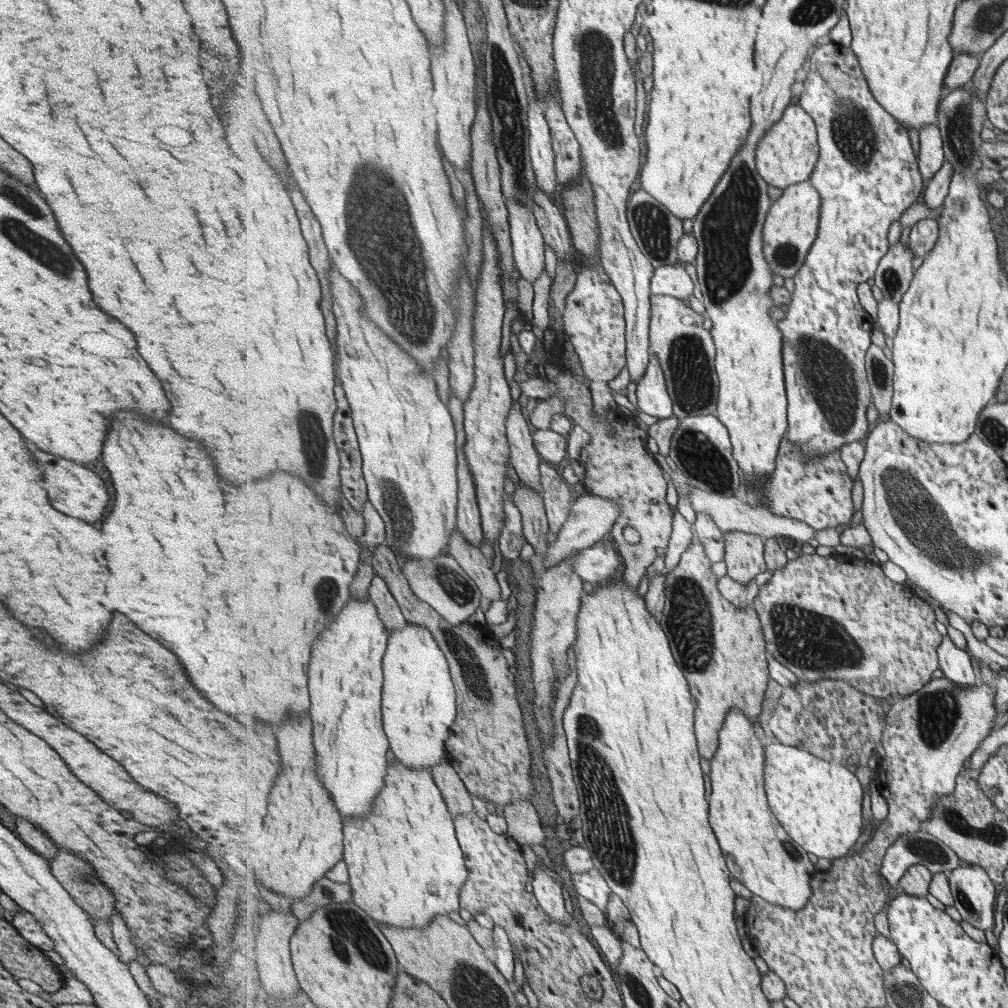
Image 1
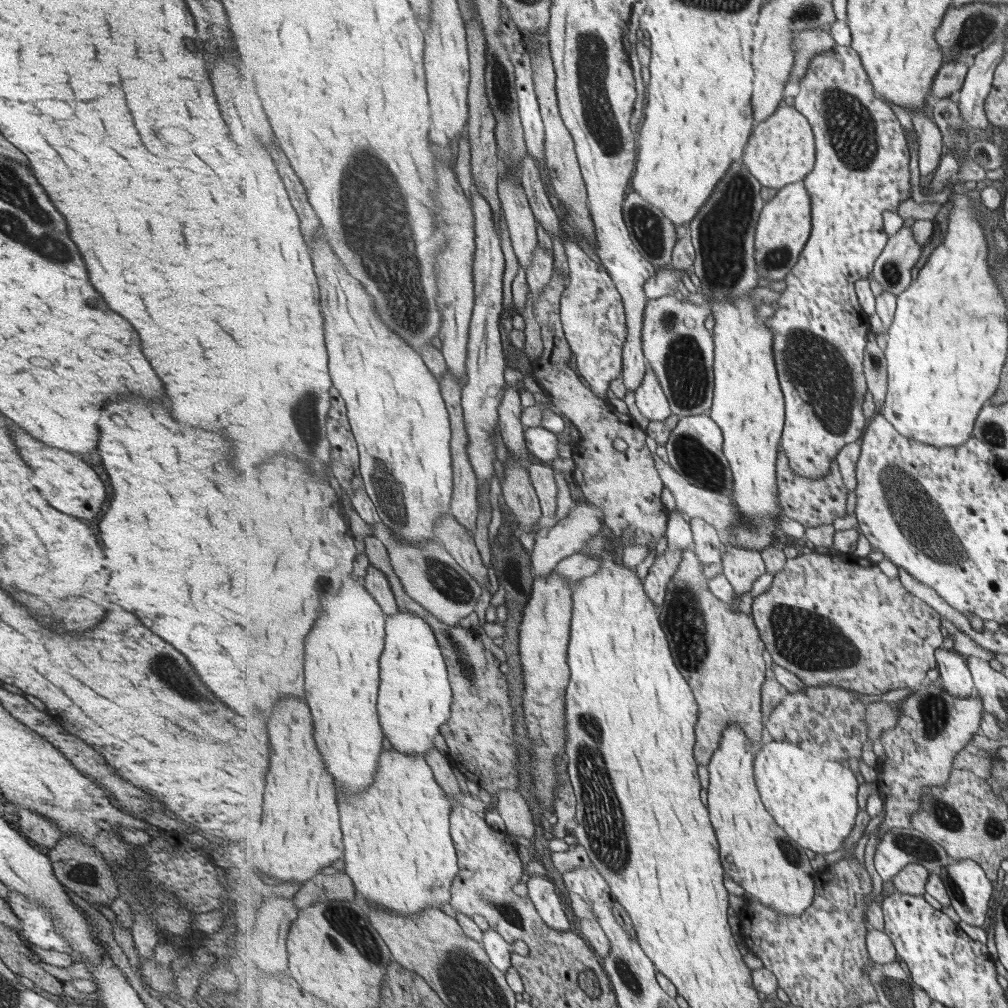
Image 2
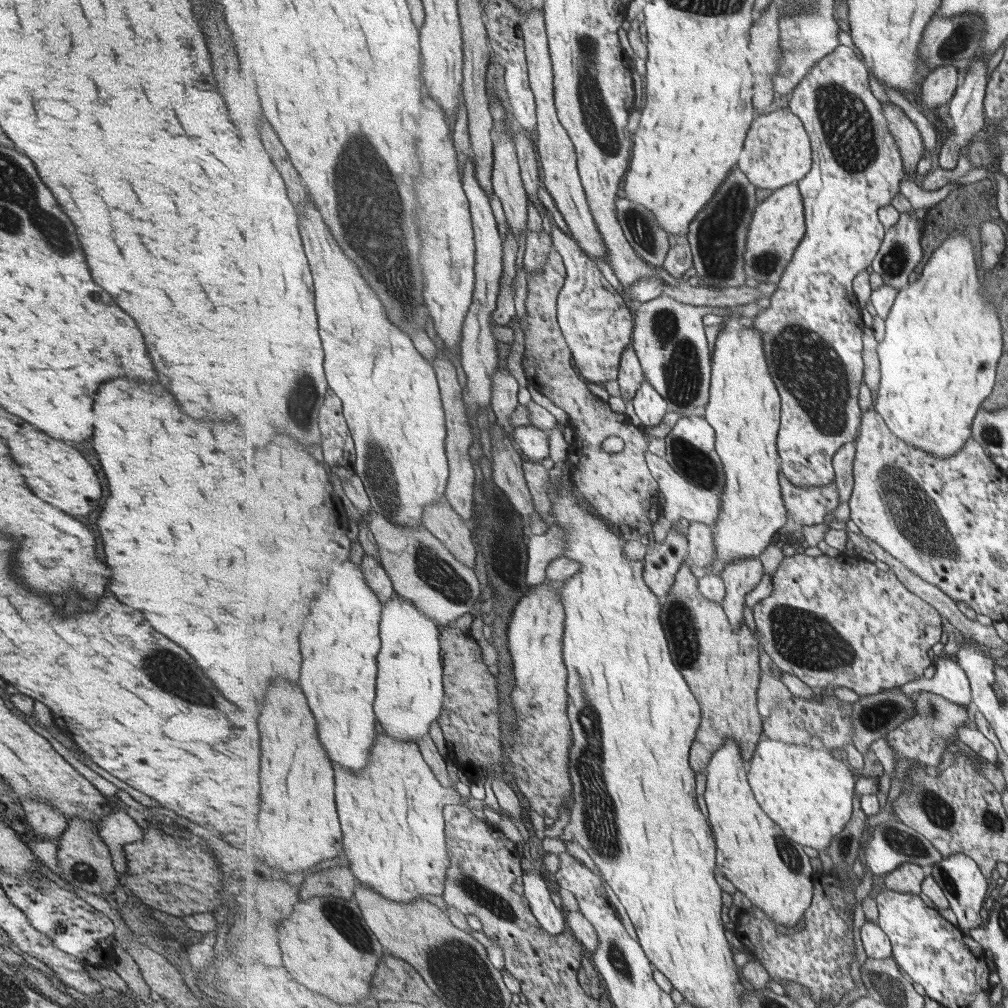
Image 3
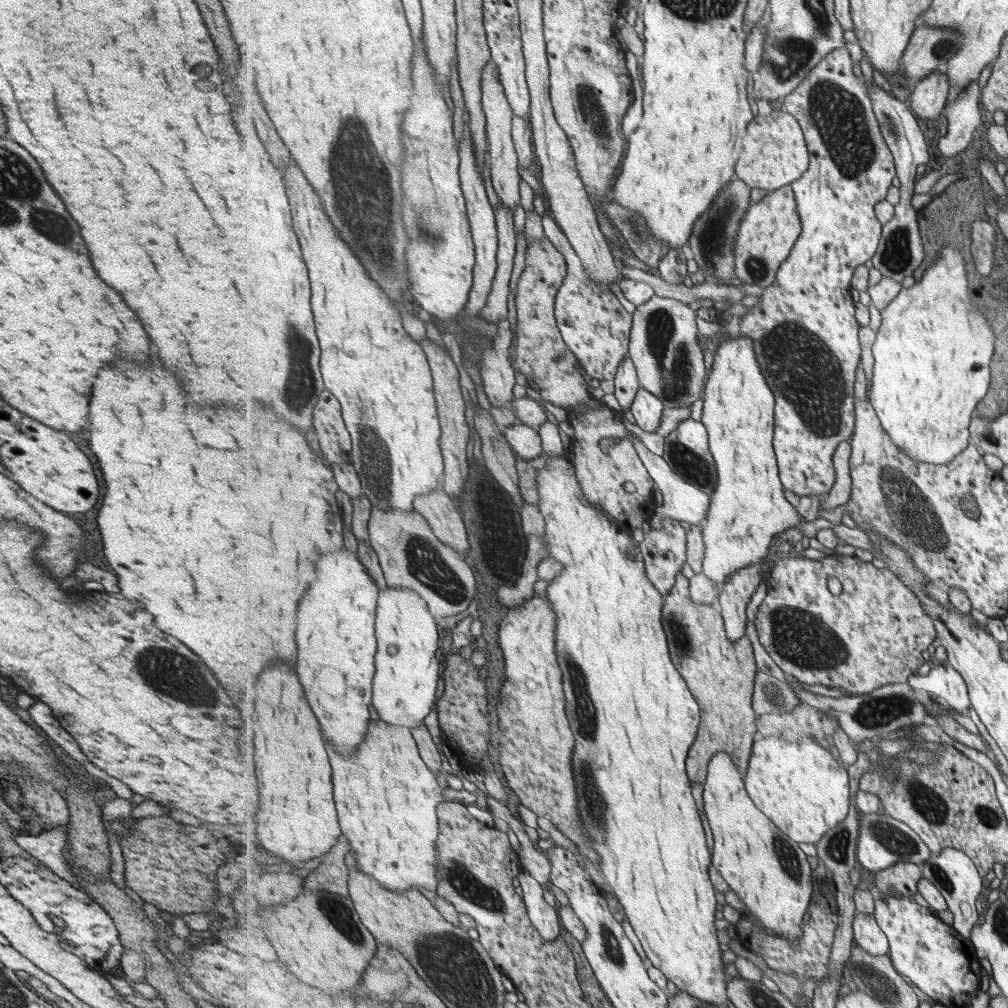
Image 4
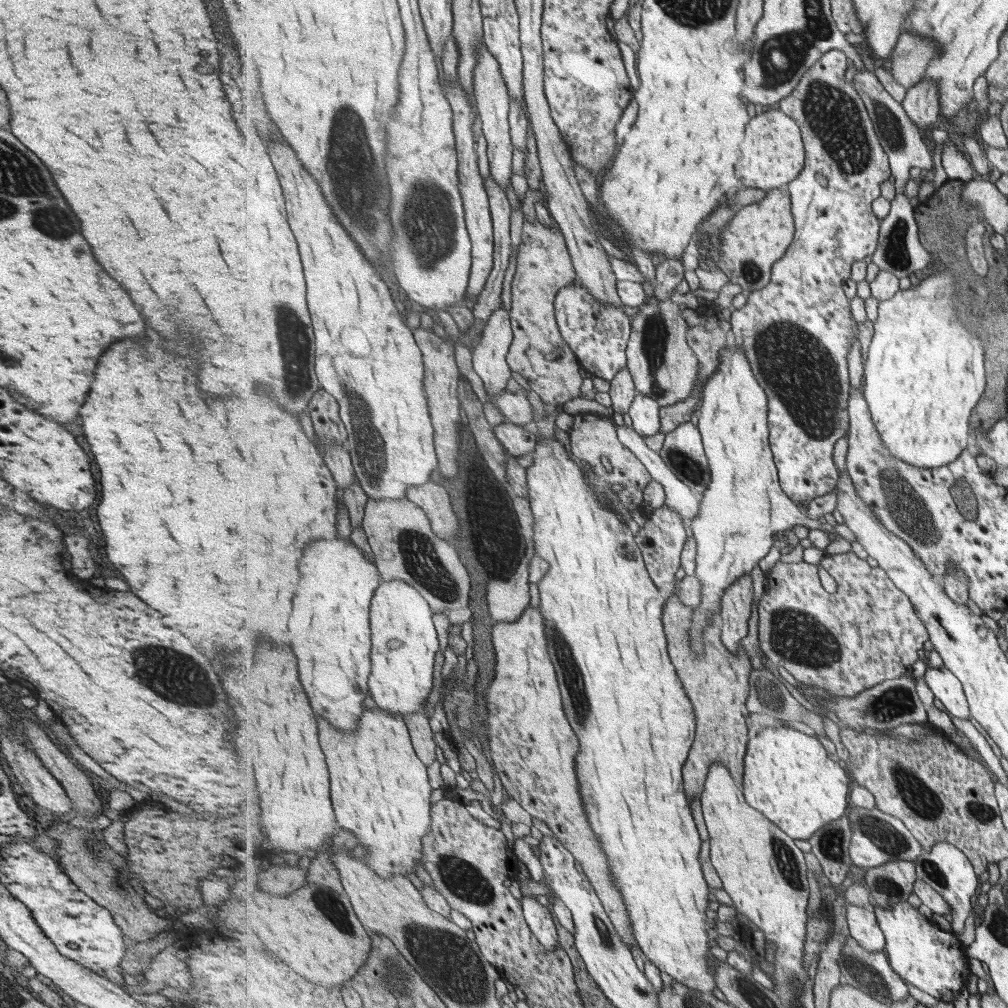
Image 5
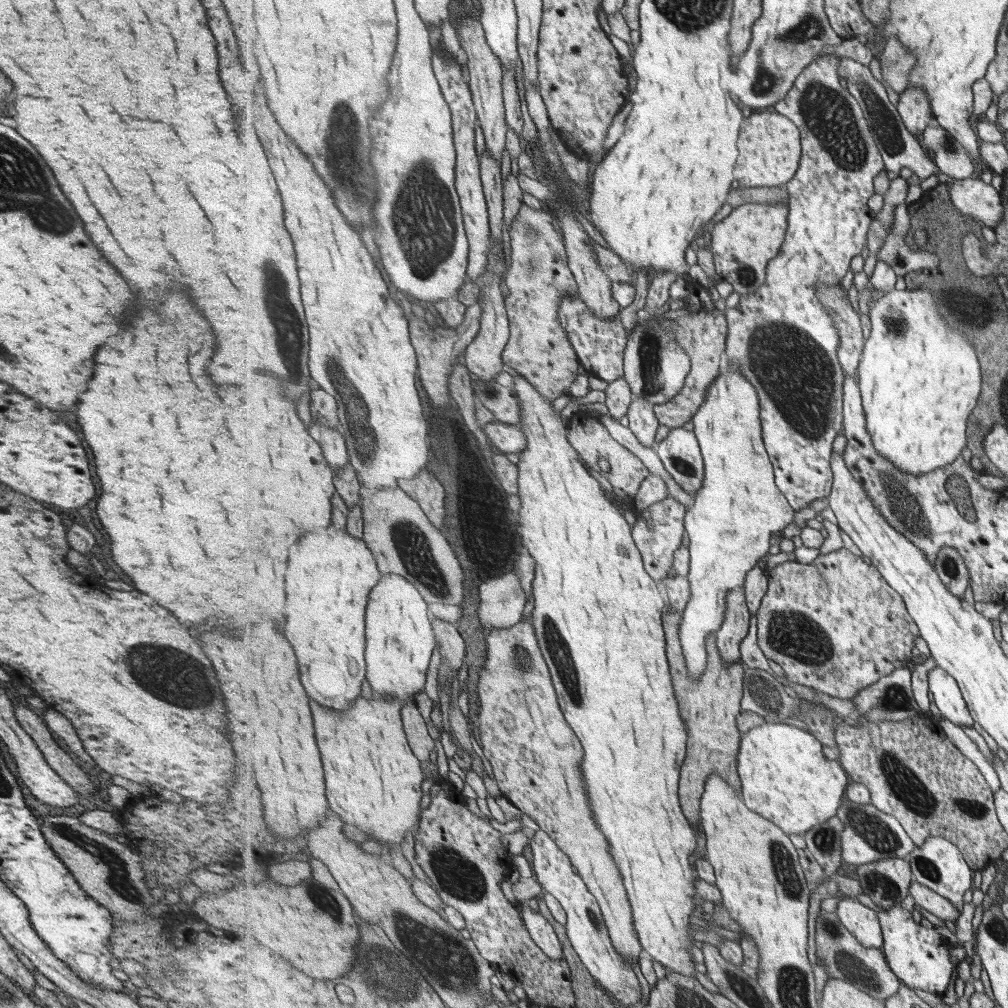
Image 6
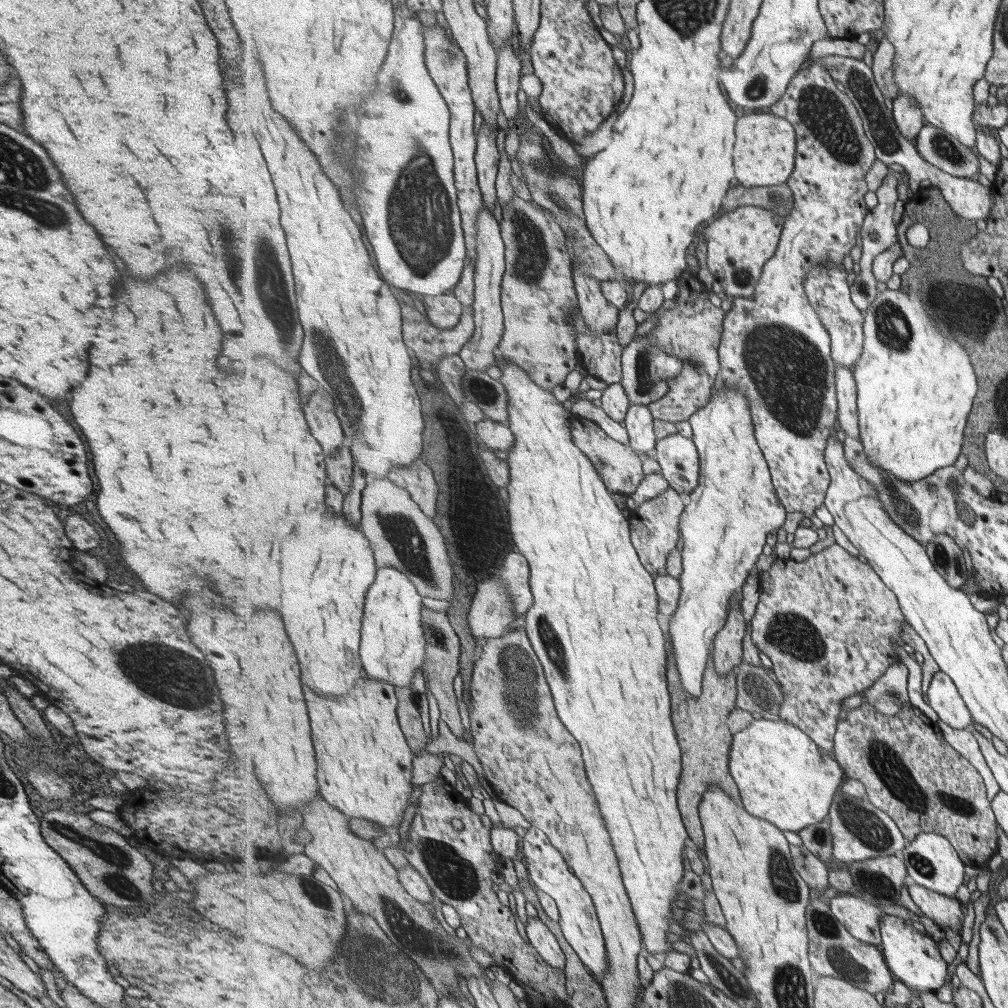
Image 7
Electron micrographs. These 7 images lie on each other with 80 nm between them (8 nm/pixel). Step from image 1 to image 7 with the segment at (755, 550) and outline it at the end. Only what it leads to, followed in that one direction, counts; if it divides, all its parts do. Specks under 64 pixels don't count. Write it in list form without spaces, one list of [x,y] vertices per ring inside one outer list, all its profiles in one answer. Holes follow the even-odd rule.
[[[733,596],[726,625],[717,633],[714,641],[714,659],[720,675],[726,675],[743,663],[743,638],[747,634],[747,622],[741,601]]]

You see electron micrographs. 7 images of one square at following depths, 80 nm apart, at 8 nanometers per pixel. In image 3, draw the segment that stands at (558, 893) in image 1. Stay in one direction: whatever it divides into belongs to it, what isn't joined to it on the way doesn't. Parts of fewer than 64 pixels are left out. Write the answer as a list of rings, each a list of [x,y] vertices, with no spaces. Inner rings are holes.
[[[531,870],[524,874],[524,896],[529,899],[531,910],[547,934],[555,936],[569,930],[566,911],[553,902],[552,886],[540,870]]]

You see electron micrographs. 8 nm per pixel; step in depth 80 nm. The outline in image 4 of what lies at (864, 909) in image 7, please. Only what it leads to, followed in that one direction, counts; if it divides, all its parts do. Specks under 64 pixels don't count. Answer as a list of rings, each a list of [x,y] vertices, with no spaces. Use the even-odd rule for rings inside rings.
[[[857,912],[854,922],[854,937],[859,946],[873,956],[890,954],[890,942],[886,932],[878,926],[875,914]]]

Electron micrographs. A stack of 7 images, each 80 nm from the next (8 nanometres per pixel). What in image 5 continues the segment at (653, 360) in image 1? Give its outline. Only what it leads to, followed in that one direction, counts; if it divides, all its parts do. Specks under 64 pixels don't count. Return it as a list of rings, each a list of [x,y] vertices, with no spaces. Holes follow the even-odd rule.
[[[639,393],[630,407],[629,415],[632,427],[644,439],[656,436],[662,428],[660,410],[662,407],[657,400]]]

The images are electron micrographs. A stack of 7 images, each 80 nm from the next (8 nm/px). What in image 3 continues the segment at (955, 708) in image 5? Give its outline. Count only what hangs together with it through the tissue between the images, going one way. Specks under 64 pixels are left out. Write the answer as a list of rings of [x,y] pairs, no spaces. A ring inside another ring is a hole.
[[[939,655],[935,661],[933,677],[917,678],[905,686],[900,686],[899,691],[909,697],[915,697],[920,691],[934,692],[961,706],[967,706],[973,700],[970,678],[955,656]]]

